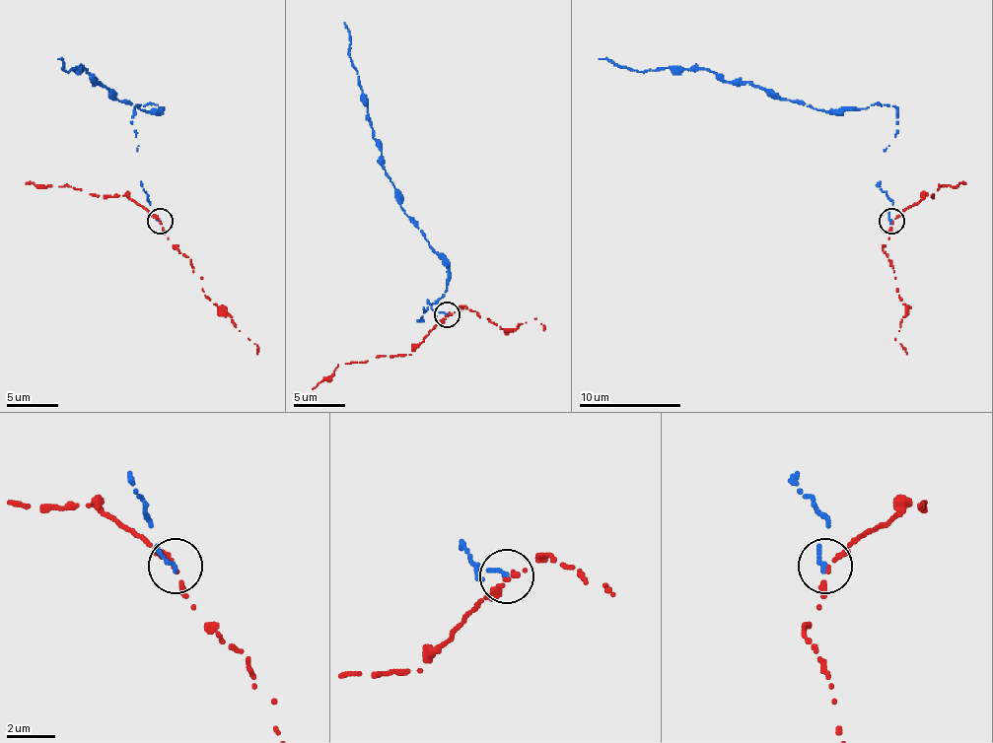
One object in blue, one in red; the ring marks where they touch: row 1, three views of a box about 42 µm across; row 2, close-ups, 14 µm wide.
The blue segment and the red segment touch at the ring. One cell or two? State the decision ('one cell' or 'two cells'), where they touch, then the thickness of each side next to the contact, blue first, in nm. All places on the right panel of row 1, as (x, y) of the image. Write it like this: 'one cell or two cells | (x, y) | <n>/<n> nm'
two cells | (891, 221) | 180/170 nm

